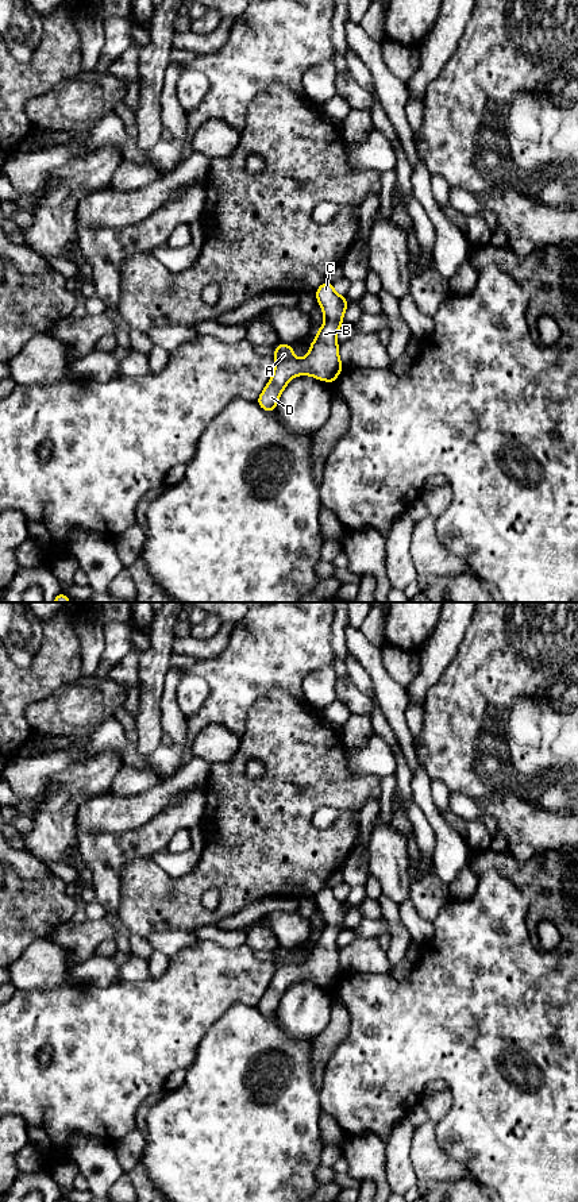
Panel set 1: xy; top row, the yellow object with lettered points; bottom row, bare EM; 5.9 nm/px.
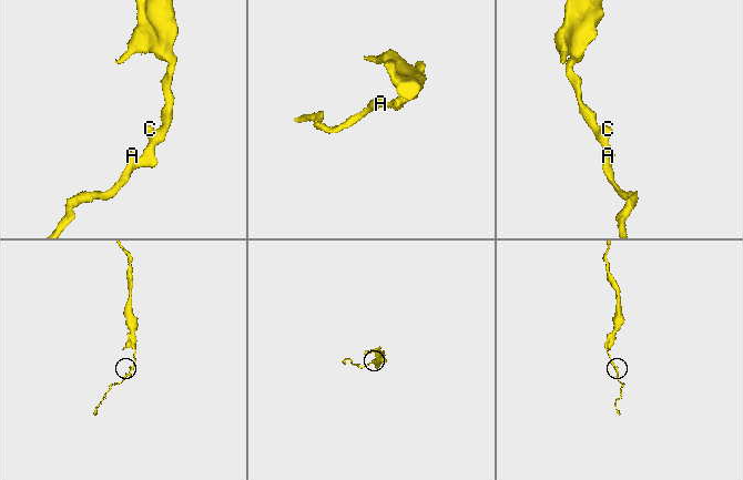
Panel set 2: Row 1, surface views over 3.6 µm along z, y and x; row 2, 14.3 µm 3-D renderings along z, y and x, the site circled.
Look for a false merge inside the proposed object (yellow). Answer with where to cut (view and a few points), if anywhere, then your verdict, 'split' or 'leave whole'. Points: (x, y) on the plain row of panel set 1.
cut none; leave whole

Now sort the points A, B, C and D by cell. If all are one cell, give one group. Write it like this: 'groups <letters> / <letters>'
groups A B C D

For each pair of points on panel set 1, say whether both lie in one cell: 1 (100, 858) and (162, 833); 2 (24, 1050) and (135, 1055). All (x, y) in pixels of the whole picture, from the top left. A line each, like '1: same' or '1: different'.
1: same
2: same

